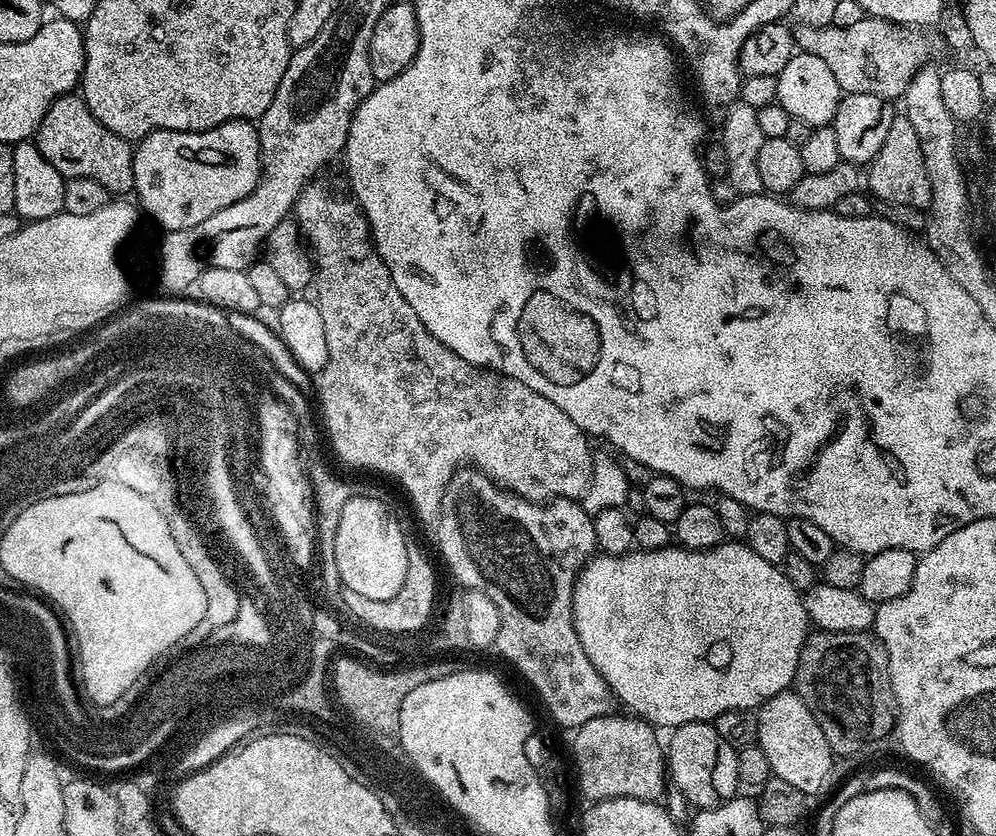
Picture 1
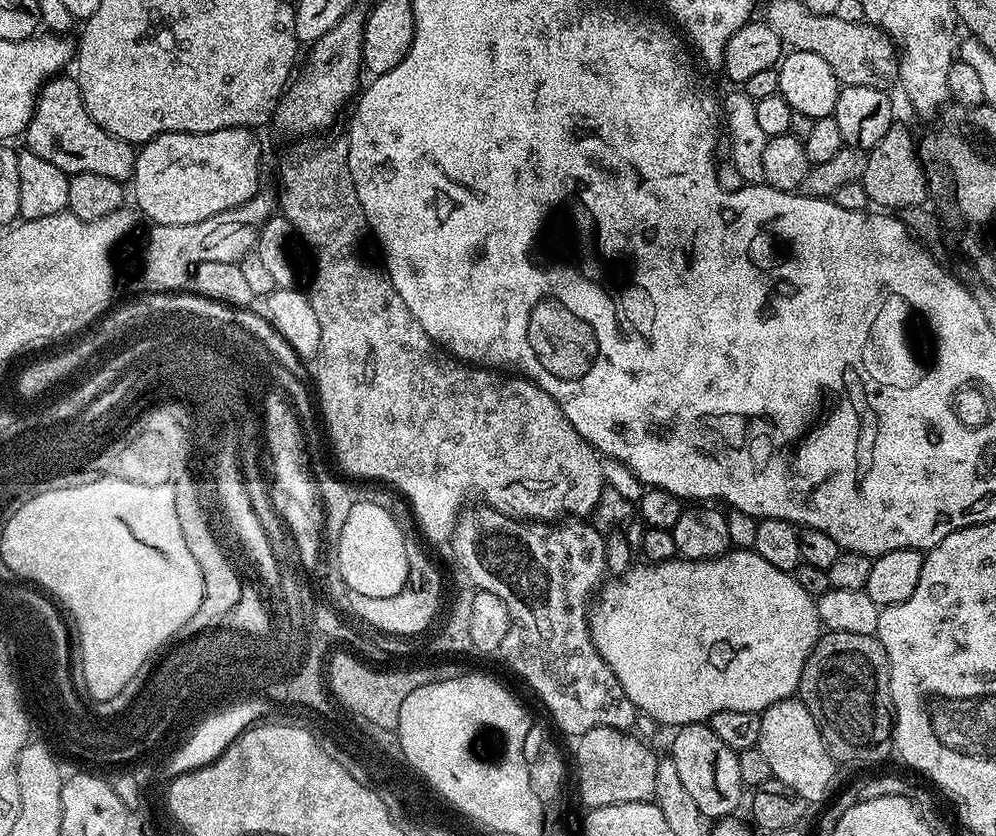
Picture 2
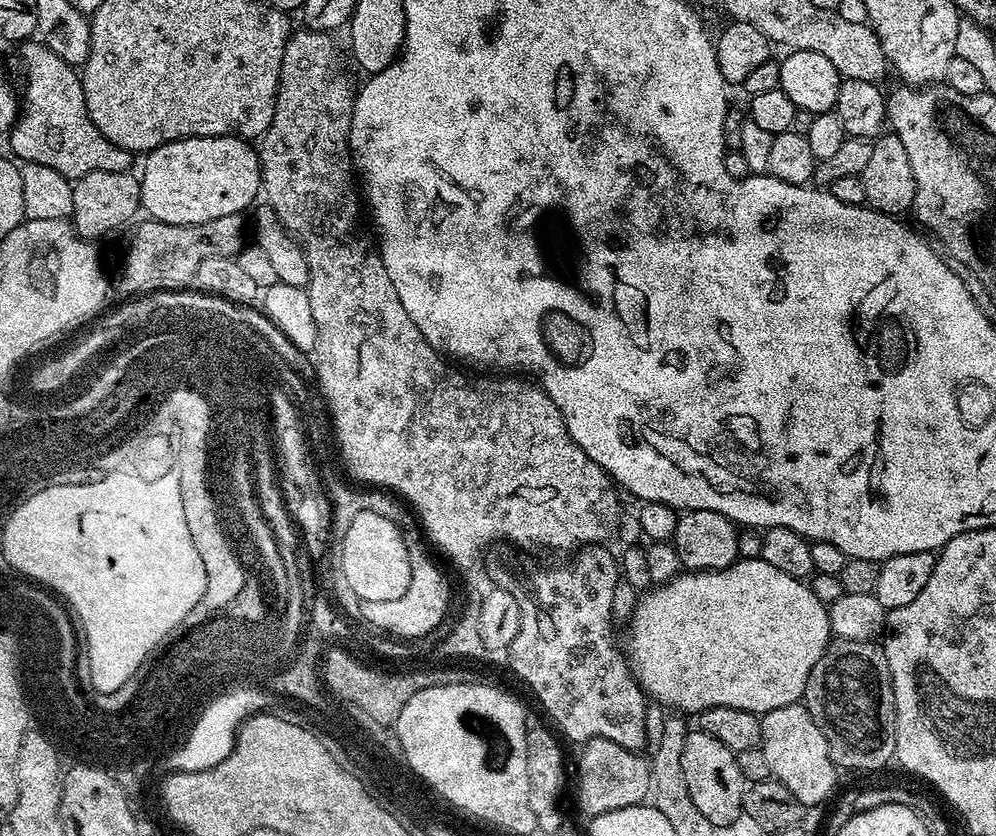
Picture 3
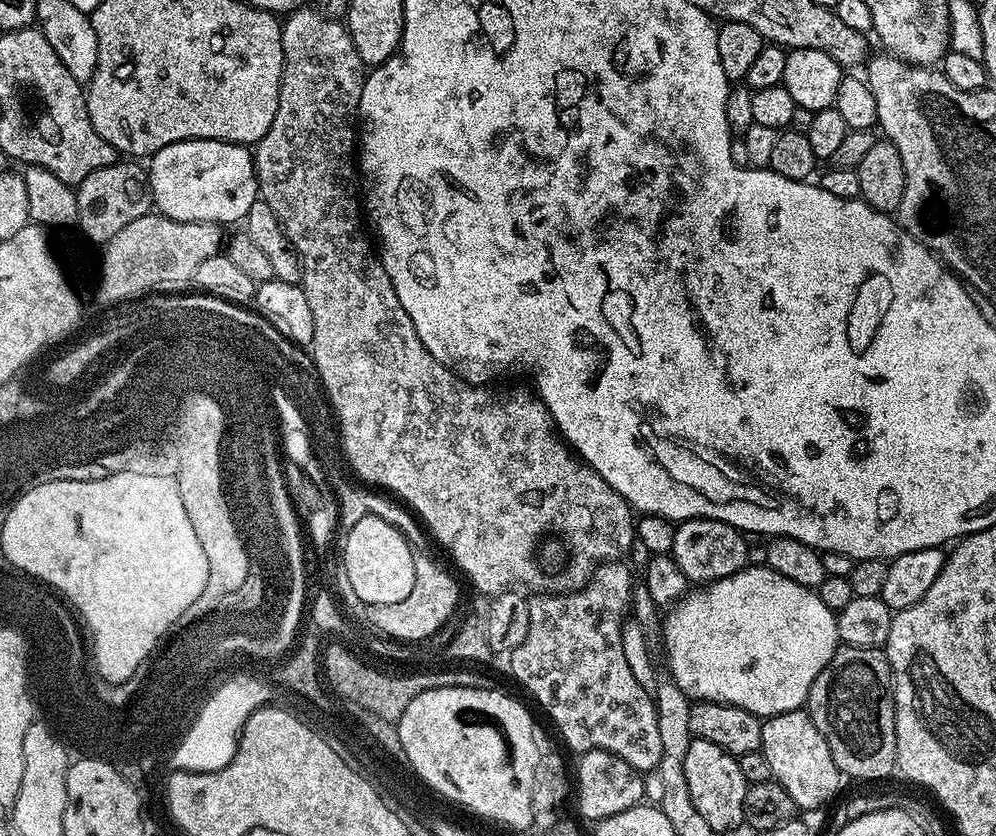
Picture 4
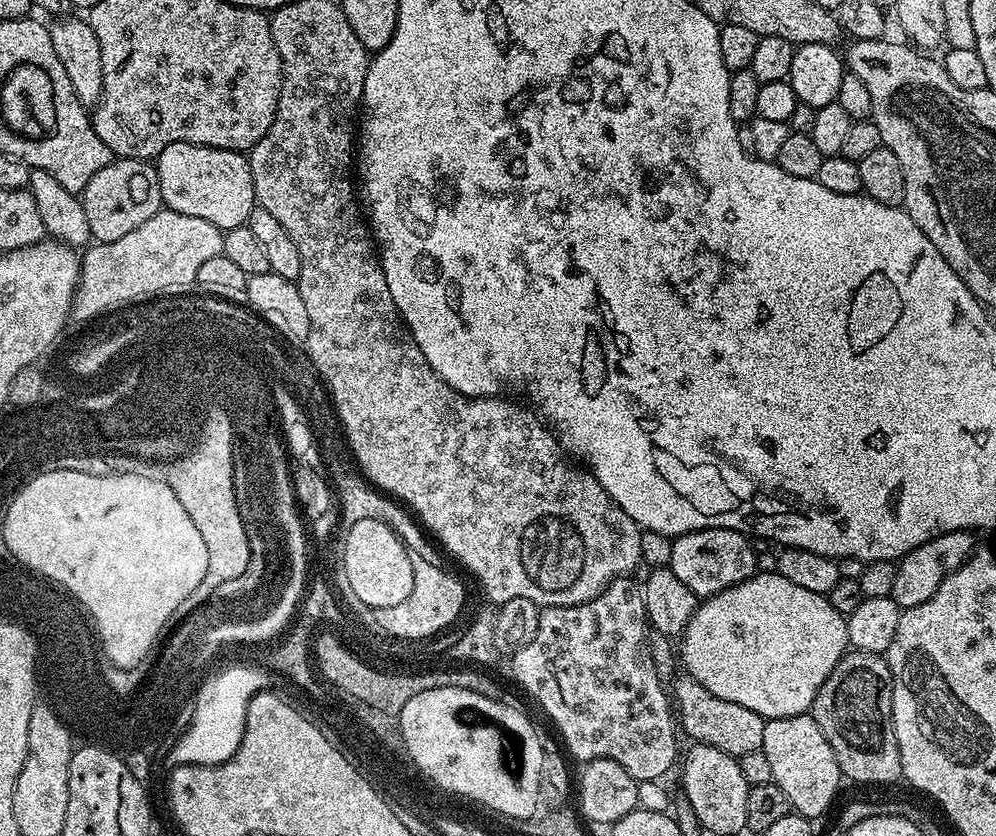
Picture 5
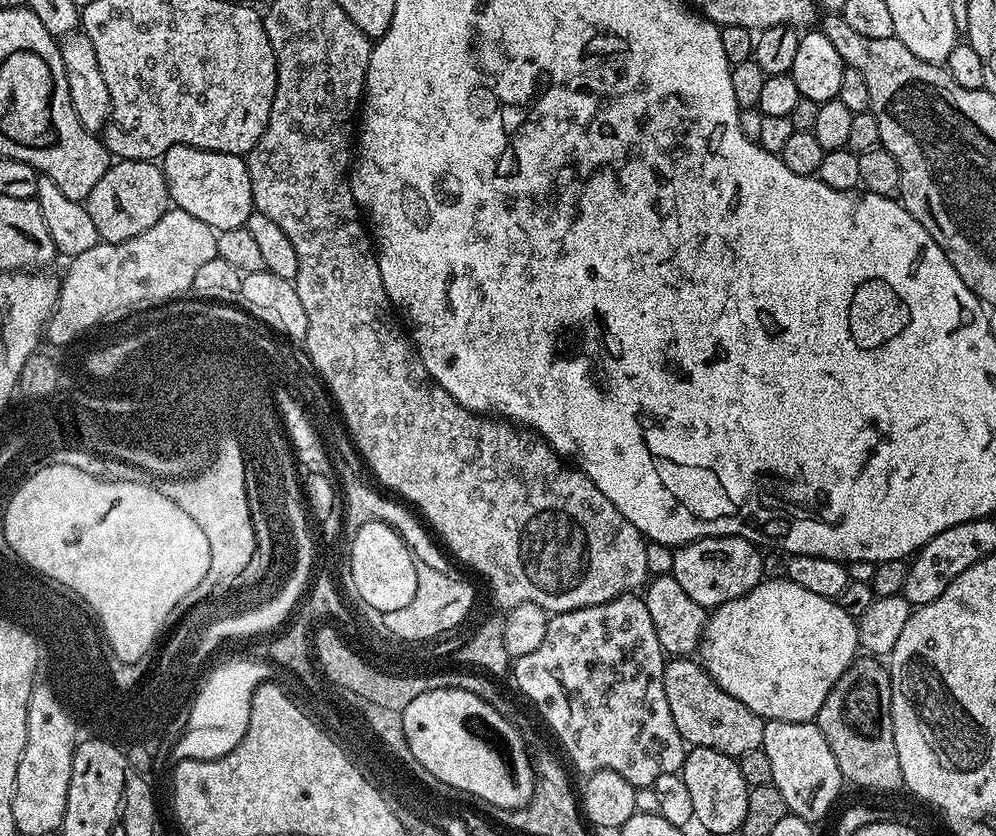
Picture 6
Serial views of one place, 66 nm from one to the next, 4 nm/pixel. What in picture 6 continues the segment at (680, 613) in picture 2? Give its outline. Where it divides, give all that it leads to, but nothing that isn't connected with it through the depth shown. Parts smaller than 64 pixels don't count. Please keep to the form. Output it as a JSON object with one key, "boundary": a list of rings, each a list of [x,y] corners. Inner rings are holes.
{"boundary":[[[787,578],[763,579],[758,586],[754,586],[754,590],[750,590],[742,598],[734,598],[722,606],[711,609],[708,626],[704,630],[704,638],[698,649],[698,656],[706,671],[714,678],[714,682],[718,682],[718,686],[722,686],[722,690],[726,690],[726,694],[738,698],[738,702],[742,702],[742,706],[750,706],[750,710],[754,710],[754,714],[758,714],[765,722],[770,720],[812,722],[822,710],[822,704],[826,702],[830,690],[834,690],[838,678],[842,678],[844,671],[852,665],[852,661],[857,659],[858,653],[861,651],[856,626],[857,621],[854,617],[846,614],[846,610],[842,610],[842,606],[837,601],[821,598],[819,594],[813,594],[811,590],[802,590],[802,586],[798,586]]]}

